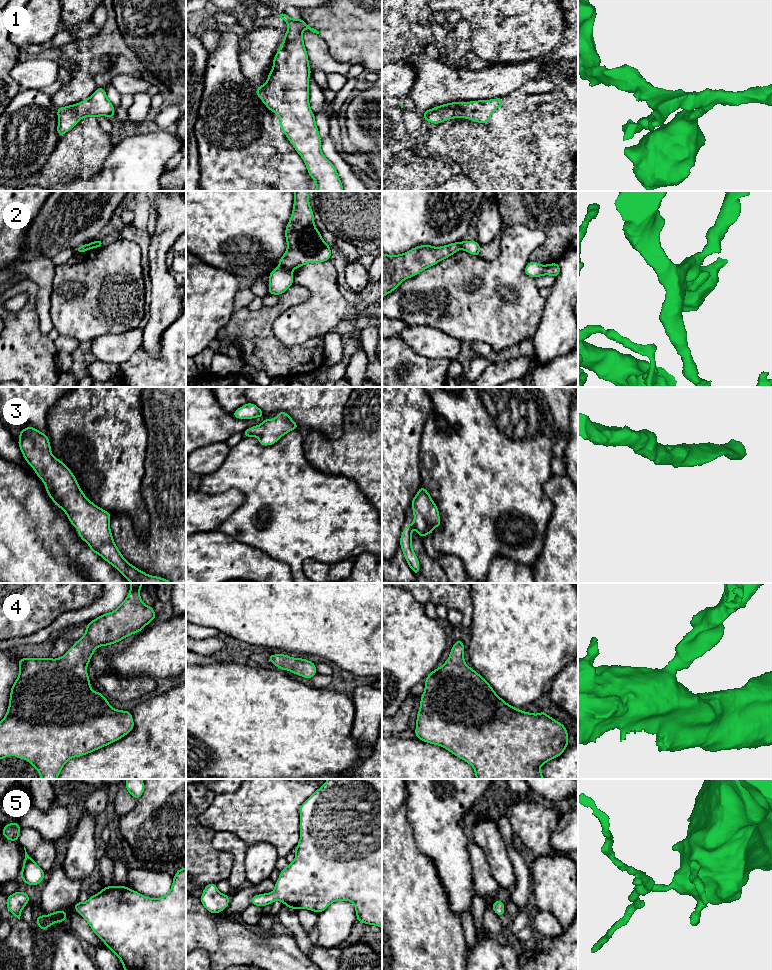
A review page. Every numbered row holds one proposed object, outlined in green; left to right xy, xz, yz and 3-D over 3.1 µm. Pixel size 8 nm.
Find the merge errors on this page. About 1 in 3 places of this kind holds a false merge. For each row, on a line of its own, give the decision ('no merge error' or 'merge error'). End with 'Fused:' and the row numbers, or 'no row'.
1: no merge error
2: merge error
3: no merge error
4: no merge error
5: no merge error
Fused: 2

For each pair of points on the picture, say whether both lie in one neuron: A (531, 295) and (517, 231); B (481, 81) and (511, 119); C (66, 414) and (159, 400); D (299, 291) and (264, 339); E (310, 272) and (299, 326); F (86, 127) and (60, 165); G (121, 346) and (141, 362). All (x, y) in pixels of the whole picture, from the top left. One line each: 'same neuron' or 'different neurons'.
A: same neuron
B: different neurons
C: different neurons
D: same neuron
E: same neuron
F: same neuron
G: different neurons

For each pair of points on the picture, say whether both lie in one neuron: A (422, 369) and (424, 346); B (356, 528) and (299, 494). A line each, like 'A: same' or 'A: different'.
A: different
B: same

